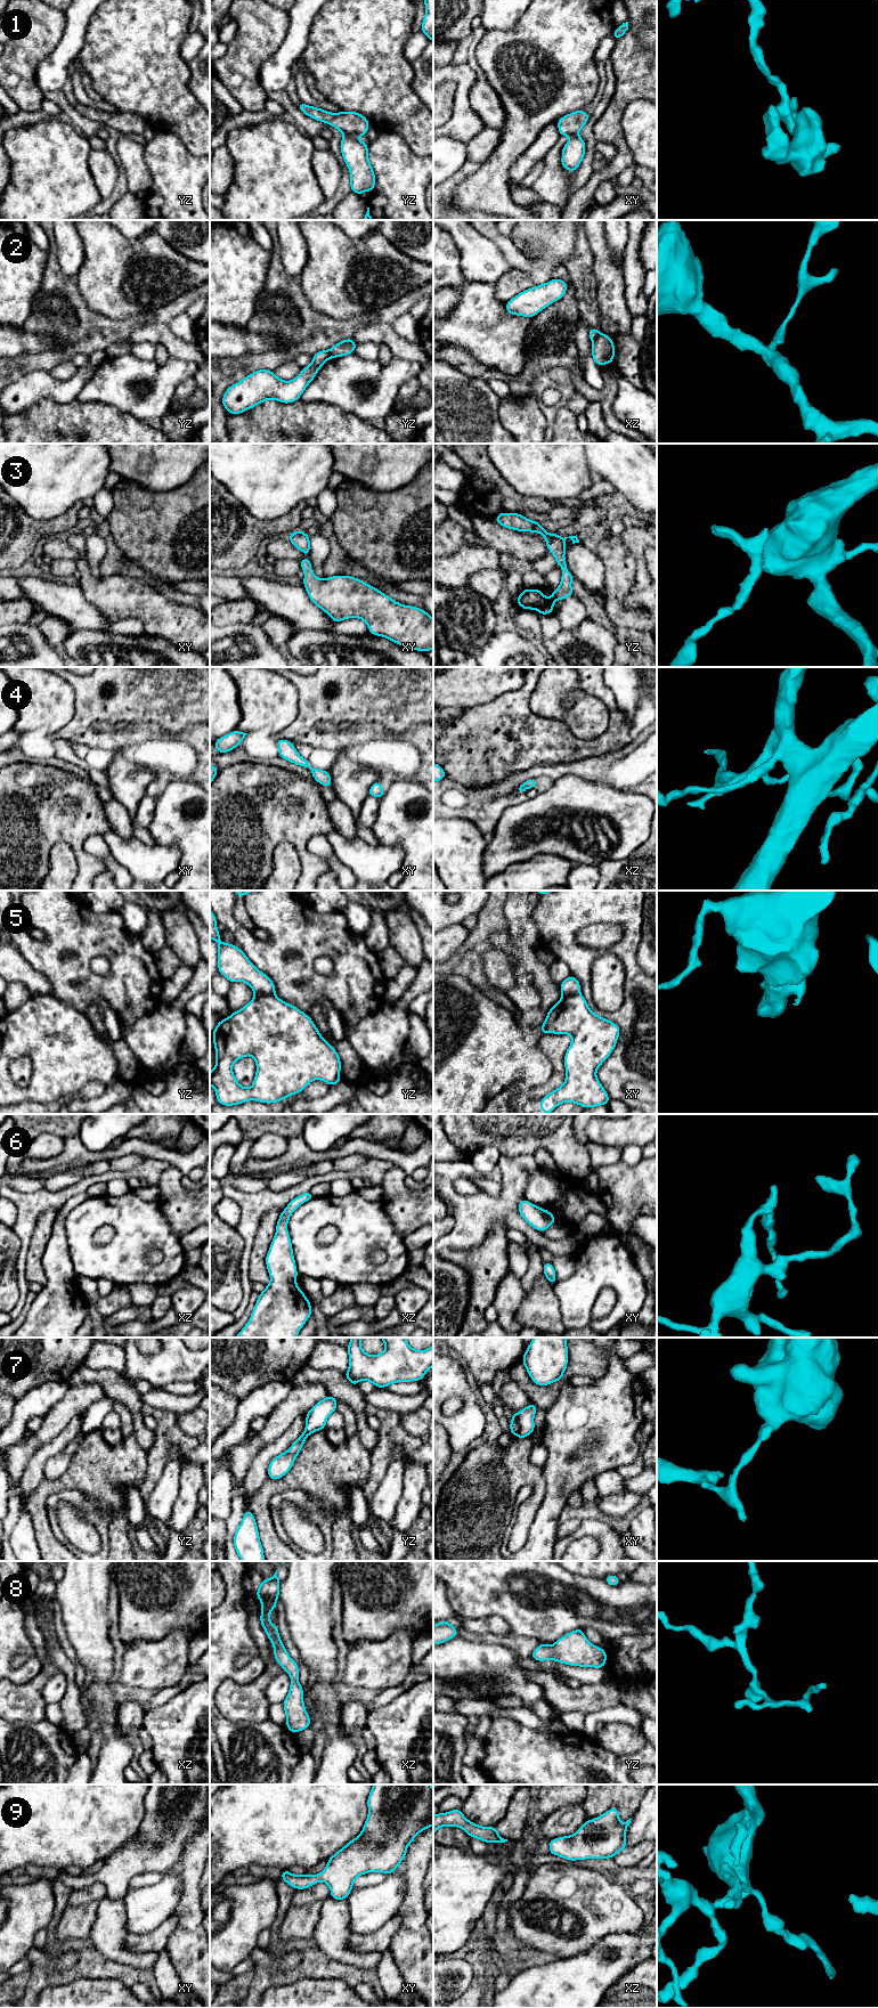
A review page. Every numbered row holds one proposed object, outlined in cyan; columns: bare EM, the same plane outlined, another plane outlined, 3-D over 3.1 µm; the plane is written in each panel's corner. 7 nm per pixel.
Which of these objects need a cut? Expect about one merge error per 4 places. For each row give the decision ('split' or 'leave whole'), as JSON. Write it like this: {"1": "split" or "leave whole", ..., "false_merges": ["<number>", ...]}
{"1": "split", "2": "split", "3": "leave whole", "4": "leave whole", "5": "split", "6": "leave whole", "7": "split", "8": "leave whole", "9": "leave whole", "false_merges": ["1", "2", "5", "7"]}

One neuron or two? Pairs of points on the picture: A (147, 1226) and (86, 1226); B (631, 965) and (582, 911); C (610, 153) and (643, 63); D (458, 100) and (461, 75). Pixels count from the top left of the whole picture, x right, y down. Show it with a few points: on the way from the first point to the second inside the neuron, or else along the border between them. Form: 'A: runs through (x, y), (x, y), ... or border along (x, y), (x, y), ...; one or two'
A: runs through (132, 1219), (100, 1219); one
B: runs through (629, 943), (629, 925), (616, 911), (603, 911); one
C: border along (598, 140), (615, 147), (616, 155), (610, 161); two
D: runs through (461, 95), (461, 81); one

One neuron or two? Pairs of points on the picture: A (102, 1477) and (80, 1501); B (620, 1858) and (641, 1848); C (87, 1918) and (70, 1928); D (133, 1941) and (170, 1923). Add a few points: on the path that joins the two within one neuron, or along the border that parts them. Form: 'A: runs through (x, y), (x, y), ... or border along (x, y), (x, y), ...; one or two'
A: border along (71, 1488), (94, 1497), (107, 1510); two
B: runs through (625, 1858), (636, 1853); one
C: runs through (82, 1918), (74, 1924); one
D: runs through (143, 1941), (152, 1941), (161, 1932); one

